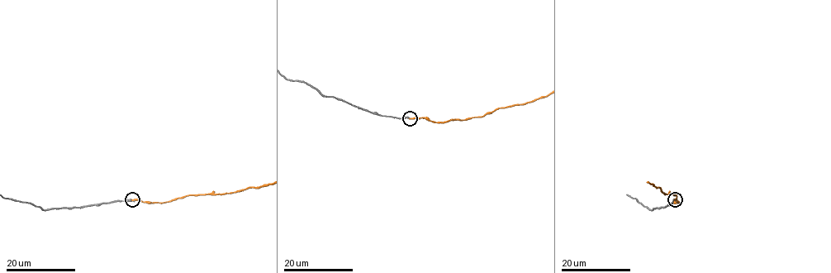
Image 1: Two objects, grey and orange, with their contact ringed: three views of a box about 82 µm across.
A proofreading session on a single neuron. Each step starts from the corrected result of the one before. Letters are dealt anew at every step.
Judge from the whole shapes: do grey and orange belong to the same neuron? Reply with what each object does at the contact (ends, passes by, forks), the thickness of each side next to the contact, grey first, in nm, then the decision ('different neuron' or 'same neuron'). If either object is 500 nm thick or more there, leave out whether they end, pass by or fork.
grey ends; orange ends; calibres 340 and 170 nm; different neuron

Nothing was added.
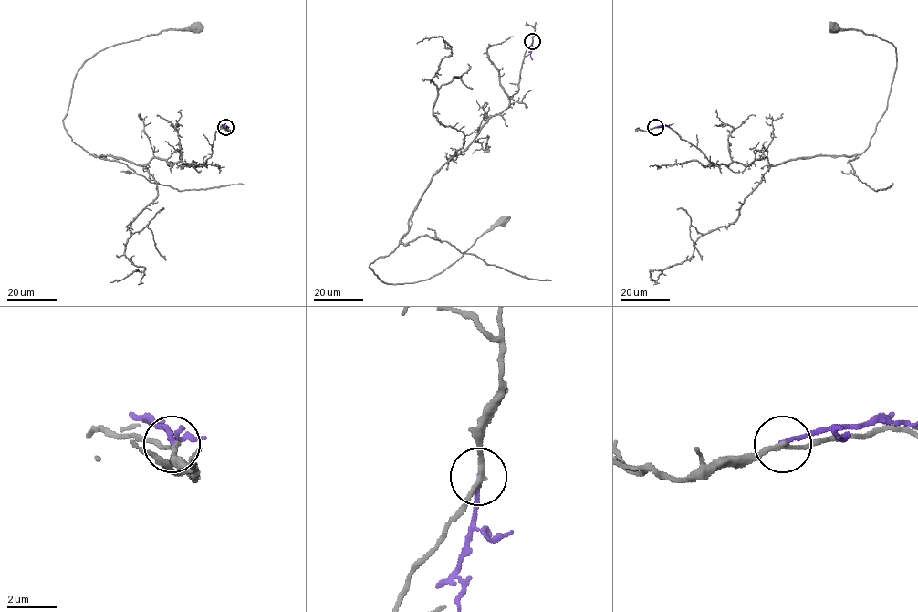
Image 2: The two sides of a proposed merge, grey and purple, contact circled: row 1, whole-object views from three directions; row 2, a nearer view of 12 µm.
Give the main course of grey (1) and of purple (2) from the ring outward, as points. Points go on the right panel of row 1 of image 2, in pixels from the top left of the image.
1: (654, 127), (669, 126), (714, 164), (860, 155), (886, 108), (897, 54), (876, 36), (834, 27)
2: (654, 127), (673, 123)

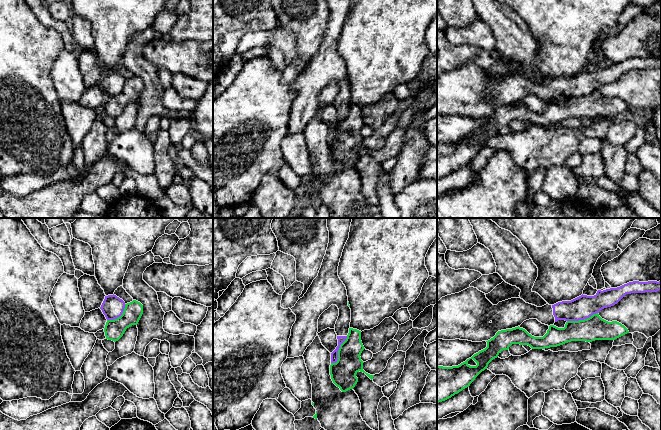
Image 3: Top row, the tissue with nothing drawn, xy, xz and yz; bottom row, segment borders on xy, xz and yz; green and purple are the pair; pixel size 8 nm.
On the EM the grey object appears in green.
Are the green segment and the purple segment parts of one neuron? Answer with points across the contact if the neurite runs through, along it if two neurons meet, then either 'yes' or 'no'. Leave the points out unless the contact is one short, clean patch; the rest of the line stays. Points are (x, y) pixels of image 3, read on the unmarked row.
border xz (347, 112), (338, 126), (338, 135), (331, 139); no

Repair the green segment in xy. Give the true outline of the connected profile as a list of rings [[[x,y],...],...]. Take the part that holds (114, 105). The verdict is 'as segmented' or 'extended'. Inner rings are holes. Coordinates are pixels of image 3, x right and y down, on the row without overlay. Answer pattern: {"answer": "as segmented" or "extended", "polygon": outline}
{"answer": "as segmented", "polygon": [[[133,76],[125,80],[124,87],[120,93],[114,96],[107,96],[104,108],[106,115],[114,118],[118,117],[127,104],[137,101],[143,90],[143,81]]]}

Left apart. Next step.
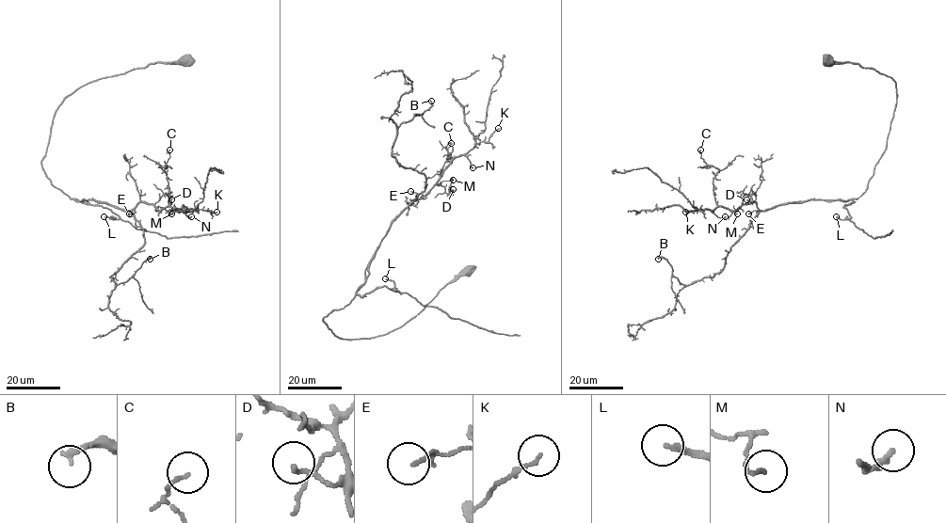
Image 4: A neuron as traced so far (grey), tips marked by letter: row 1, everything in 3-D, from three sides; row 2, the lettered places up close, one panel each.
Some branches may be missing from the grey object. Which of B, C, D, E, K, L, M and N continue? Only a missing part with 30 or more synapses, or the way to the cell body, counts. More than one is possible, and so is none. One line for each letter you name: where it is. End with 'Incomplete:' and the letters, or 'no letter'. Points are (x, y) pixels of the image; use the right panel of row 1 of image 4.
L: Place: (836, 216)
Incomplete: L

